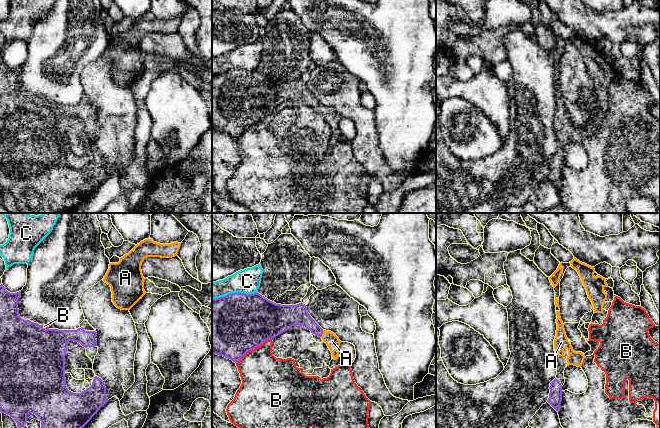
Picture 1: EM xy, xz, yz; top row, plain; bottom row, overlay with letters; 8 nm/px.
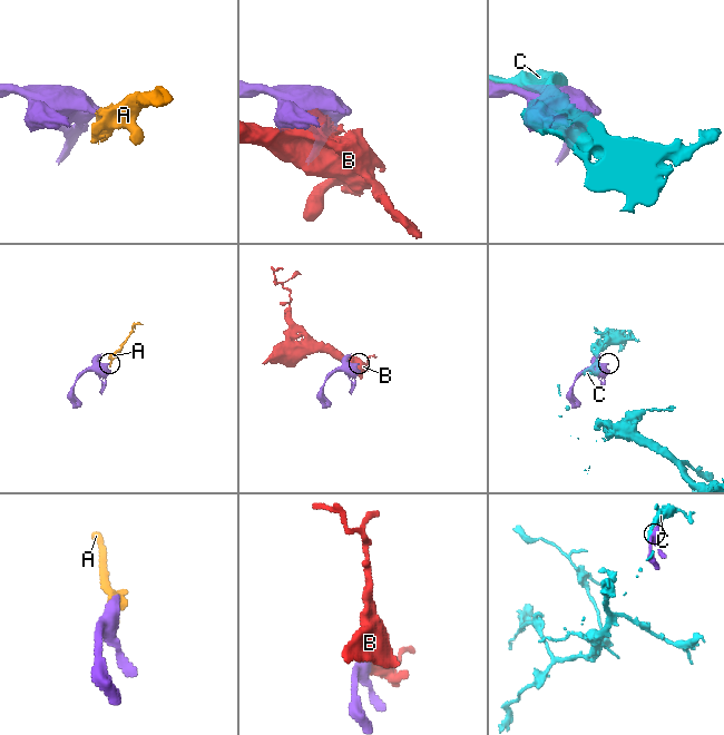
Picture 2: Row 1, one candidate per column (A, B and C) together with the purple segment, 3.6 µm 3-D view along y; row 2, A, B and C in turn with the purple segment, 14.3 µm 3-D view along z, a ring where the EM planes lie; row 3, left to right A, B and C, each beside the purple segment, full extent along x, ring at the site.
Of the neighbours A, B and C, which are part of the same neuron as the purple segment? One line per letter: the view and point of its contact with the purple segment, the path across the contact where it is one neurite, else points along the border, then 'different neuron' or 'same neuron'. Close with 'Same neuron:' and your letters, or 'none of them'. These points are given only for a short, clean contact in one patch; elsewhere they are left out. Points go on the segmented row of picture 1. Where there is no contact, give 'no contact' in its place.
A: xz (322, 333) | across xz (298, 315), (322, 333), (332, 341) | same neuron
B: xz (253, 348) | different neuron
C: xz (234, 293) | different neuron
Same neuron: A

